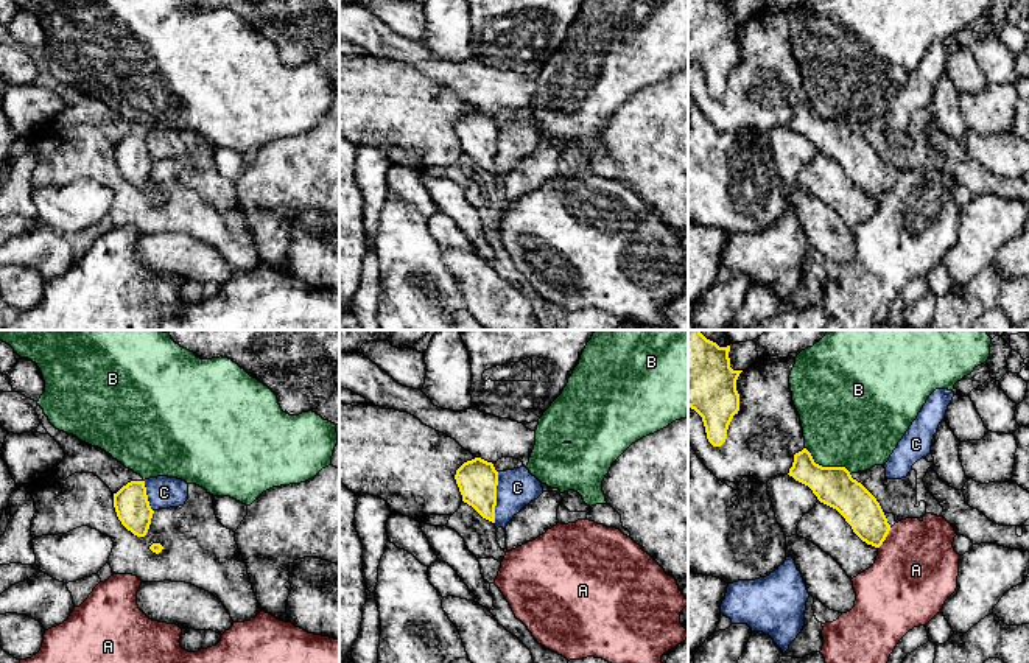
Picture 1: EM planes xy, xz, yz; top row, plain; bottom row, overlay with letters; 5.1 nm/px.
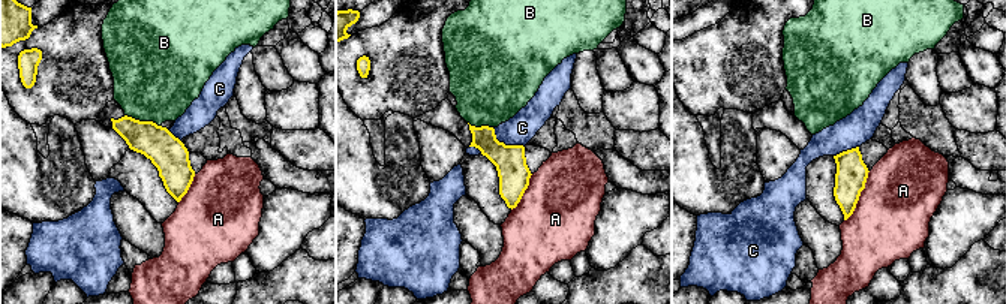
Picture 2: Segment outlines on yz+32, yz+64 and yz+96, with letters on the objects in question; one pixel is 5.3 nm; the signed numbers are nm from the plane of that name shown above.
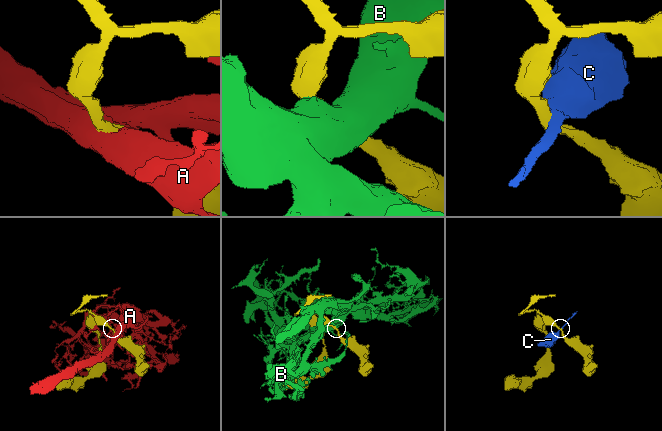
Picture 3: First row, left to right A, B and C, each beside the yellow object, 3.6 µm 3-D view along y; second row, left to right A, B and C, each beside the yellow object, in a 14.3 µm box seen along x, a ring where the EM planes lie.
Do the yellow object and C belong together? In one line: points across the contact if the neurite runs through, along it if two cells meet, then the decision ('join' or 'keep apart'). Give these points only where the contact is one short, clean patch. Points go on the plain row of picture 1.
along xz (498, 123), (494, 175) | keep apart

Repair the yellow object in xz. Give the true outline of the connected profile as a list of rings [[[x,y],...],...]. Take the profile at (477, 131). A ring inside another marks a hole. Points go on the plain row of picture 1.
[[[481,109],[464,114],[455,126],[462,153],[483,170],[495,174],[498,123]]]

